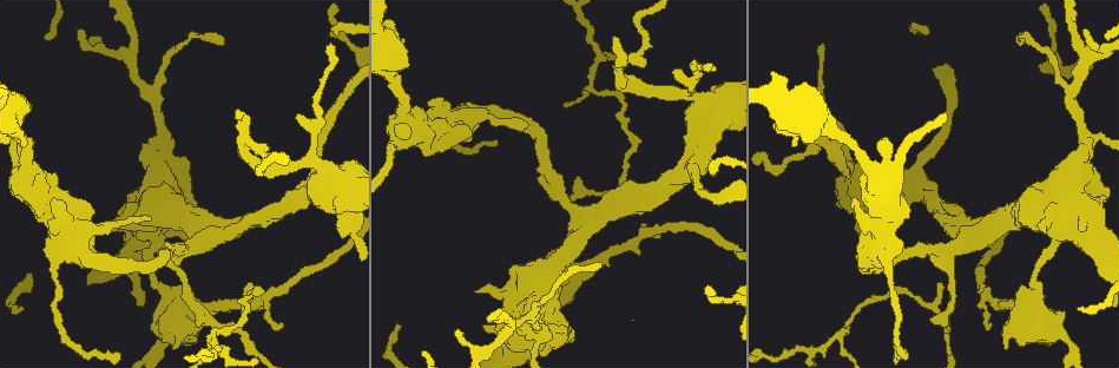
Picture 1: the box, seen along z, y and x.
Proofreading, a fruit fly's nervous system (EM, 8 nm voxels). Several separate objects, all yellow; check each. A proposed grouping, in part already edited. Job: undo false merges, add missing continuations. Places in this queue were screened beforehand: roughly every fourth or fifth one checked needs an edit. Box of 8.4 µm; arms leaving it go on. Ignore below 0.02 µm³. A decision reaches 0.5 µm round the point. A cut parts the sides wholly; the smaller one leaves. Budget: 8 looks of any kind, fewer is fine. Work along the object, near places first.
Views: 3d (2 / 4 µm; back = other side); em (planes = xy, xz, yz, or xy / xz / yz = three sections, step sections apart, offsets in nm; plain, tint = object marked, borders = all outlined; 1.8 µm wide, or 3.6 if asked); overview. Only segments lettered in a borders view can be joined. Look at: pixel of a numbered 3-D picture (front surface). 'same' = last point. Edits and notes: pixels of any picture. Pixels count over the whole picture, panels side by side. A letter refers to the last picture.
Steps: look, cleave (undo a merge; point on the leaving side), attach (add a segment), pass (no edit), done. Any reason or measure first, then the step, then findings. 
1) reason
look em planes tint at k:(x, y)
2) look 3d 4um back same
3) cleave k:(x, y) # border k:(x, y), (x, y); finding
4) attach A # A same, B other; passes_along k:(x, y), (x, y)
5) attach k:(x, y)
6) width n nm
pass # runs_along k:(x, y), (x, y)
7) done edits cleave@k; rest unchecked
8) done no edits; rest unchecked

arms part here
look em xy step 16 tint at 1:(214, 336)

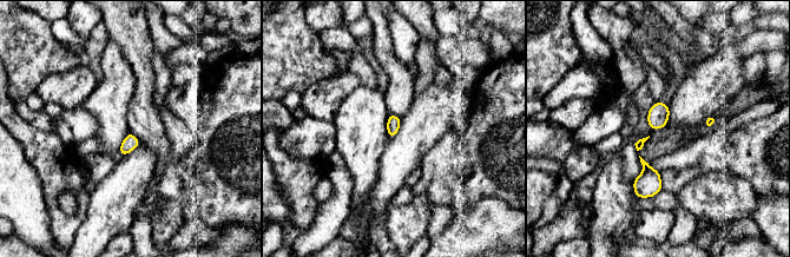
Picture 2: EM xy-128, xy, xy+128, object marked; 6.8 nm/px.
look em planes tint same

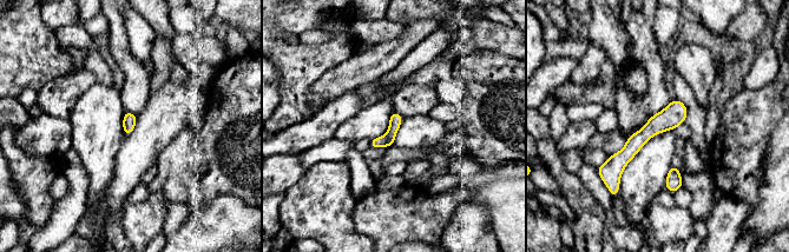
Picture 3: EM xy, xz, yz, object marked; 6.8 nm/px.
look em planes borders same

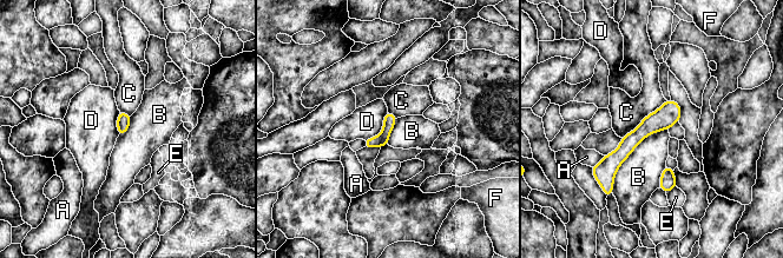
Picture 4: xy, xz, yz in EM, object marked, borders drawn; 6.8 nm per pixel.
cleave 4:(375, 141) # A other, B other, C other, D other, E other, F other; border 4:(380, 133), (382, 139), (381, 146); two cells meet here

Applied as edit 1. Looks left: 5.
thin end
look 3d 2um at 1:(658, 238)

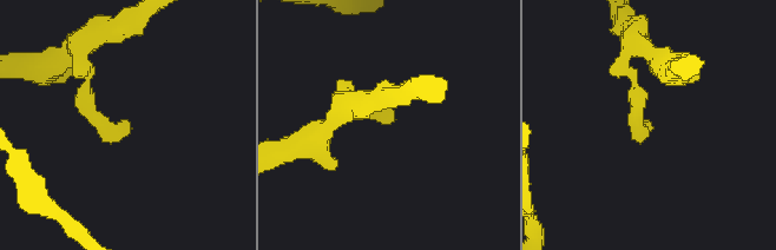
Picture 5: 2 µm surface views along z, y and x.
look em planes borders at 5:(392, 117)

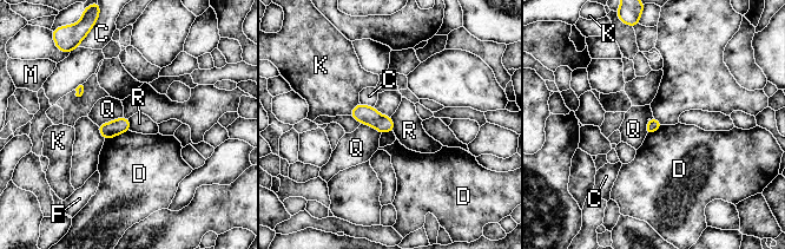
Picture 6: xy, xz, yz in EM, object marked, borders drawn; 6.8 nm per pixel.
width 90 nm
pass # C other, D other, F other, K other, M other, Q other, R other; border 6:(390, 117), (394, 131); no lettered segment goes on from it

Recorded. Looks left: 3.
thick turns thin
look em 3.6um xy step 8 tint at 1:(150, 226)

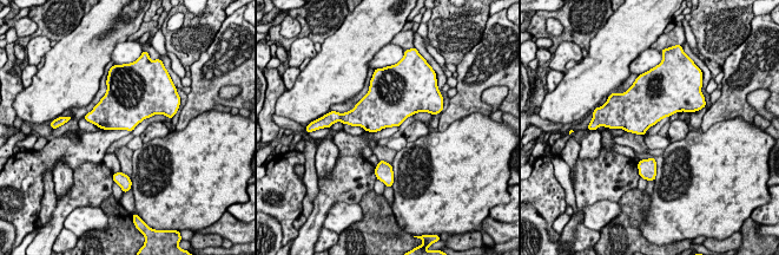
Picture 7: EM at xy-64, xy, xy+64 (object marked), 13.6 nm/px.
look em 3.6um planes borders same

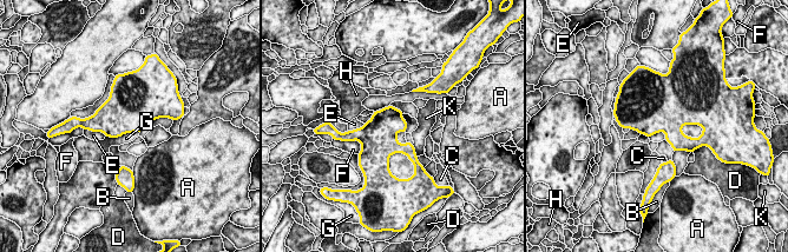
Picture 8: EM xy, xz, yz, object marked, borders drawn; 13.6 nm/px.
pass # A other, B other, C other, D other, E other, F other, G other, H other, K other; all the same cell

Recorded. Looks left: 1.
done edits cleave@4; rest unchecked

